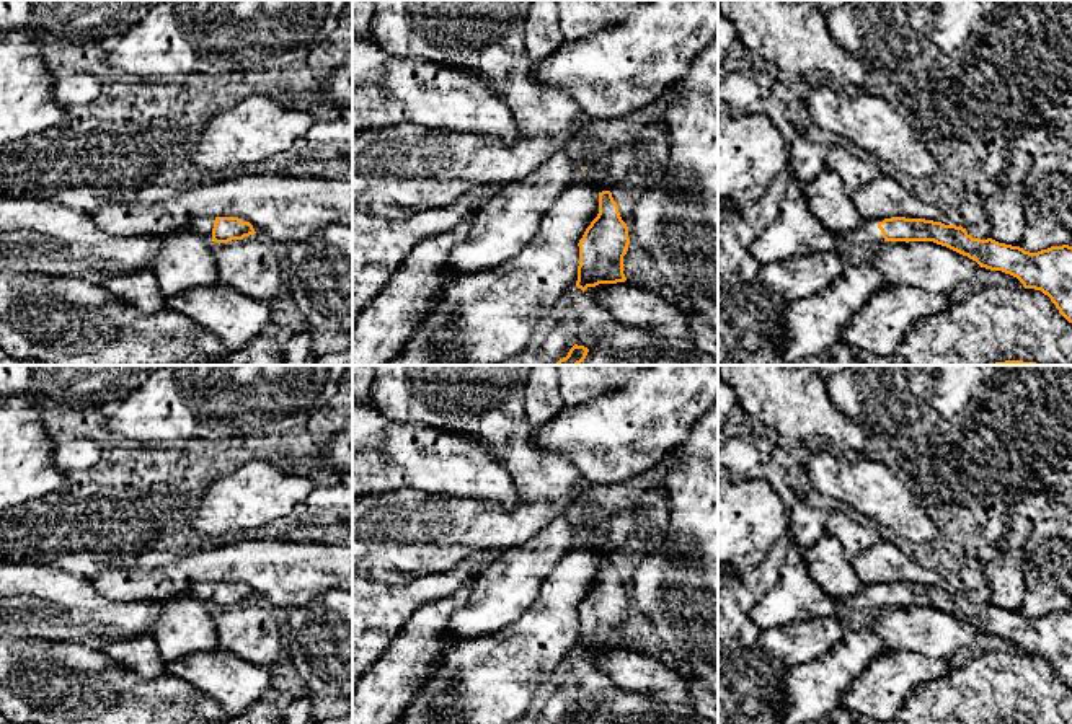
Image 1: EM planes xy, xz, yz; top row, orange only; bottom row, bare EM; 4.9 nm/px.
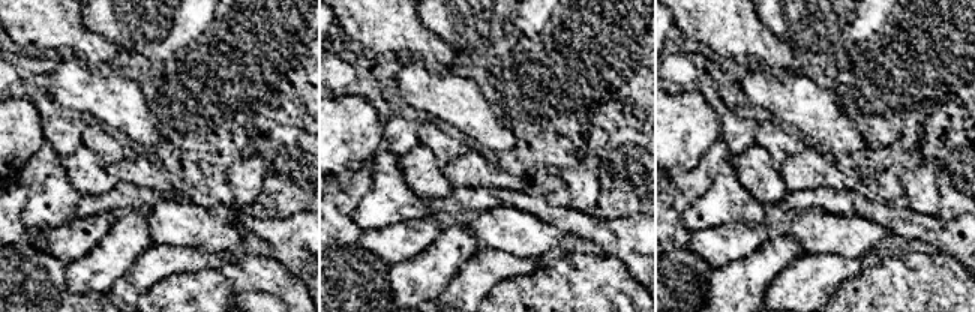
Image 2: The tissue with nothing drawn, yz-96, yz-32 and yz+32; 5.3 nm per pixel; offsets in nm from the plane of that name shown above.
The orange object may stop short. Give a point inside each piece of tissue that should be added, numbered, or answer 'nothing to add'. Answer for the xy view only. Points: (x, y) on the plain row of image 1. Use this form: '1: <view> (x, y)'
1: xy (204, 592)

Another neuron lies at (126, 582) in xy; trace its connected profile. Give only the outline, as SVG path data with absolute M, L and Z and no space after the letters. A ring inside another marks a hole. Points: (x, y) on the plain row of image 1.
M277 538L235 540L160 567L111 567L90 582L101 595L122 602L142 598L165 602L179 594L189 594L202 584L238 582L248 585L261 603L274 610L289 610L310 603L334 589L352 590L352 546Z

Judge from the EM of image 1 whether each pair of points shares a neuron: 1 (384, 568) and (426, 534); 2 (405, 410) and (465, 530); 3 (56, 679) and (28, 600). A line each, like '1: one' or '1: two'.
1: one
2: two
3: two

